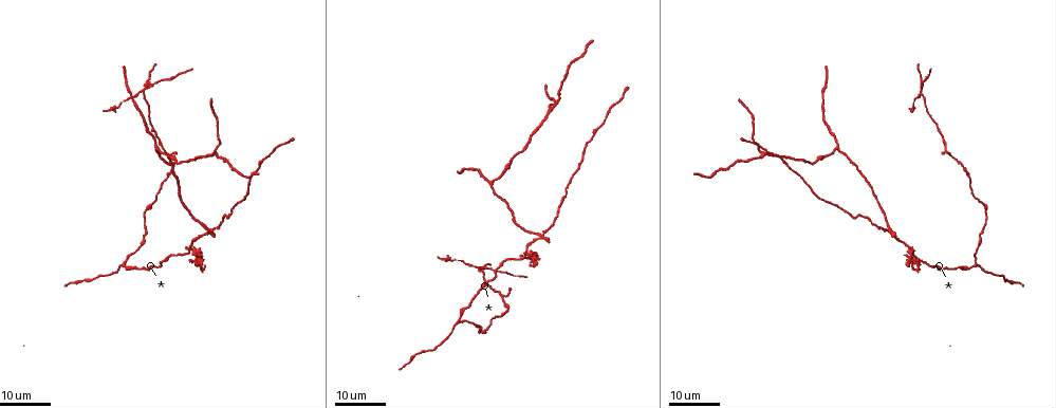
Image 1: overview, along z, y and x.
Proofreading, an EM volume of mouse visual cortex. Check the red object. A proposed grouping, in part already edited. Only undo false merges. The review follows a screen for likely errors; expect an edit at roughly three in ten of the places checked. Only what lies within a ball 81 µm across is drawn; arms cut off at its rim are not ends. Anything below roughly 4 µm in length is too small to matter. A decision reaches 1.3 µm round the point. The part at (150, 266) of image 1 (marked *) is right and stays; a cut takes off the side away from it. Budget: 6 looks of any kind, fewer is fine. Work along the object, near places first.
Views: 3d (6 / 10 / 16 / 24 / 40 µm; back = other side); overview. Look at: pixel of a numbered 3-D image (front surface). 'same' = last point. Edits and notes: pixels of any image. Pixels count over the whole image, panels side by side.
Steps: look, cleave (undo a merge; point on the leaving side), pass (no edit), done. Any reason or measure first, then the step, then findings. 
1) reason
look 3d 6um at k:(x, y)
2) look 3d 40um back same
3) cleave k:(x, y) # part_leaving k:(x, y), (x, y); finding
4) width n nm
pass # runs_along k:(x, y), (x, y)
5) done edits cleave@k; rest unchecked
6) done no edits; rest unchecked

three arms meet
look 3d 24um at 1:(922, 91)

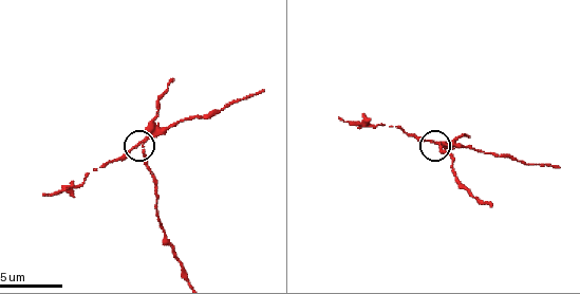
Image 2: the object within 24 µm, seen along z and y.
look 3d 10um at 2:(435, 142)

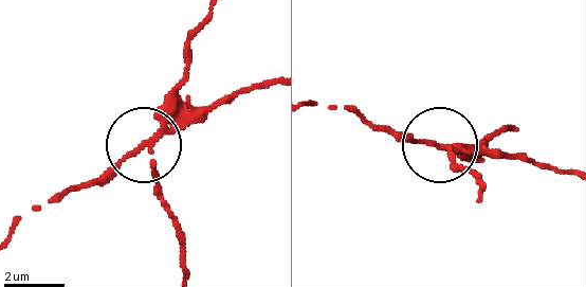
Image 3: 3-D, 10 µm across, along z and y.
look 3d 6um at 3:(441, 147)

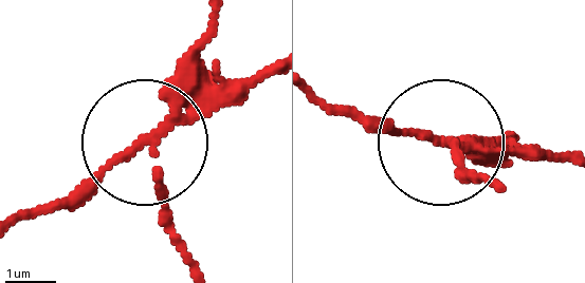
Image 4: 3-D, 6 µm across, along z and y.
arms 3
cleave 4:(121, 161) # a second neuron is stuck on

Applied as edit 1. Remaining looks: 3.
small branch off a trunk
look 3d 24um at 1:(206, 228)

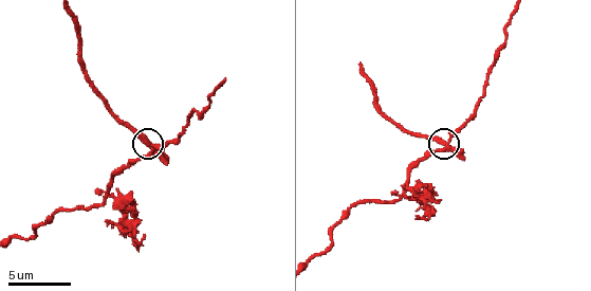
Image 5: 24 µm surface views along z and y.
look 3d 6um at 5:(444, 142)

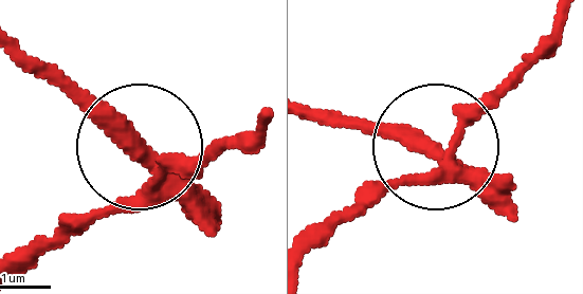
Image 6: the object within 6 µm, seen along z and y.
look 3d 6um back at 6:(436, 148)

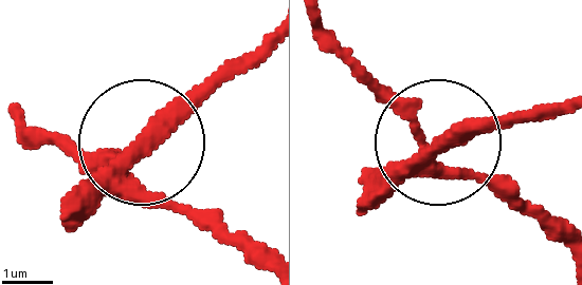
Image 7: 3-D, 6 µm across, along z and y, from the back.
arms 3
cleave 7:(157, 136) # part_leaving 7:(113, 185), (260, 38); a second neuron is stuck on

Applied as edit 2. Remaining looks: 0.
done edits cleave@4, cleave@7; rest unchecked

